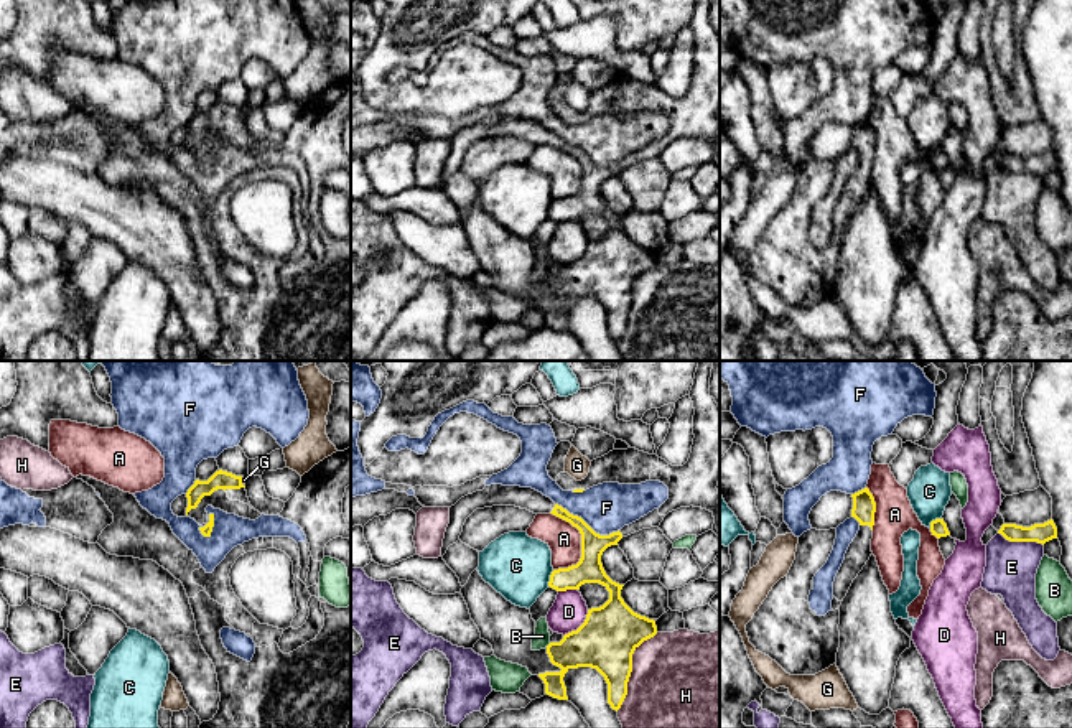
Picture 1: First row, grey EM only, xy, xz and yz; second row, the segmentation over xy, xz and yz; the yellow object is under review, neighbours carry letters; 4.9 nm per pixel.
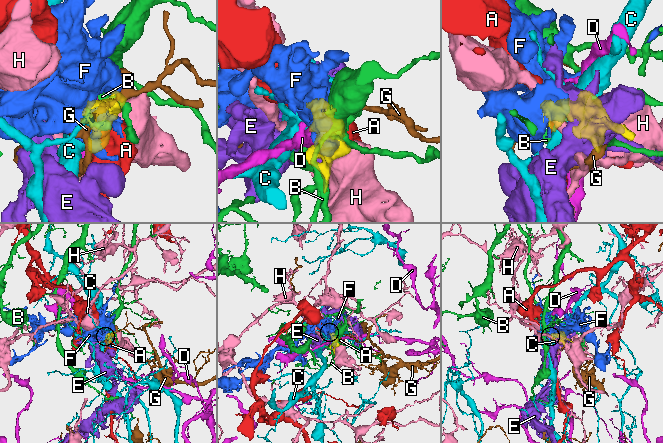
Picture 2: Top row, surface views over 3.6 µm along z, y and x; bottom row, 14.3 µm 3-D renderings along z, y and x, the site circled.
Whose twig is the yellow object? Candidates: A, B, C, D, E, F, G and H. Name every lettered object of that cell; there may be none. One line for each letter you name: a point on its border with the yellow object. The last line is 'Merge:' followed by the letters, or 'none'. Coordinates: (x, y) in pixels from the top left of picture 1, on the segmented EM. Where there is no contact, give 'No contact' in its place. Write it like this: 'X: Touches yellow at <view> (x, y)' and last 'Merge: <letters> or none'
Merge: none

